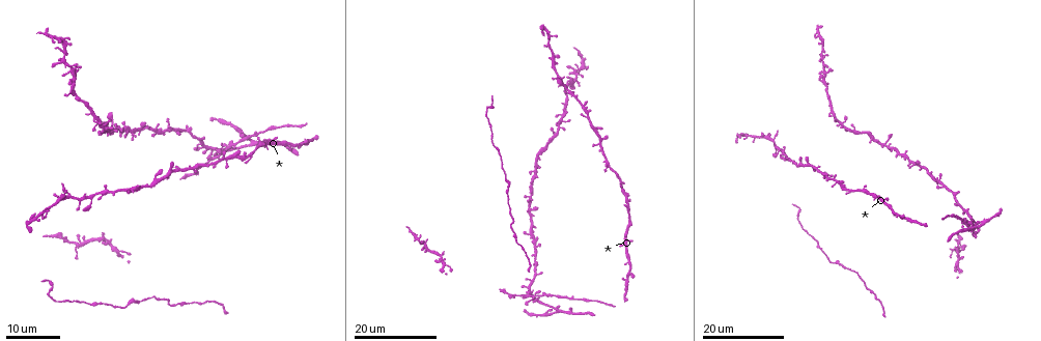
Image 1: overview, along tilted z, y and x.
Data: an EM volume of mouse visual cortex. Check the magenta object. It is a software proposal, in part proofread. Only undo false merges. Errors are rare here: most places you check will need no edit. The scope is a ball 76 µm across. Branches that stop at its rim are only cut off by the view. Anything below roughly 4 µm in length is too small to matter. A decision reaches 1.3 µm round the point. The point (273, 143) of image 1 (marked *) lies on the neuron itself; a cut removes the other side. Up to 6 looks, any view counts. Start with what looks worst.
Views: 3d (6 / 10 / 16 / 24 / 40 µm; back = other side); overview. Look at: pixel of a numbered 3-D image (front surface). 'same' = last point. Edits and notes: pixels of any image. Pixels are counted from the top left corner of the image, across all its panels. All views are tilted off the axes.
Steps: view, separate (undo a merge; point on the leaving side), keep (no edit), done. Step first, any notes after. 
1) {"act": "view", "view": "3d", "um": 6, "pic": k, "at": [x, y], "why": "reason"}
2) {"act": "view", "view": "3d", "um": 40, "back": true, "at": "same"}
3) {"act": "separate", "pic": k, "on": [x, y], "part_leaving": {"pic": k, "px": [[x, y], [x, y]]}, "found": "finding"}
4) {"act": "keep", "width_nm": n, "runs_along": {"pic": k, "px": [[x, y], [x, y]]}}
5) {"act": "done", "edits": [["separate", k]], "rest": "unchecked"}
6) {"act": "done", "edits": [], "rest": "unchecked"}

{"act": "view", "view": "3d", "um": 16, "pic": 1, "at": [540, 294], "why": "arms part here"}

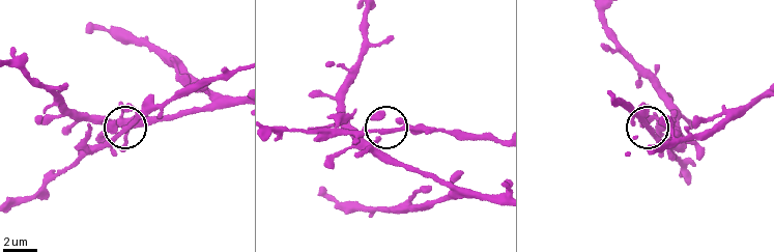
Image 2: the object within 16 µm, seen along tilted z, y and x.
{"act": "view", "view": "3d", "um": 10, "pic": 2, "at": [125, 128], "why": "zoom in"}

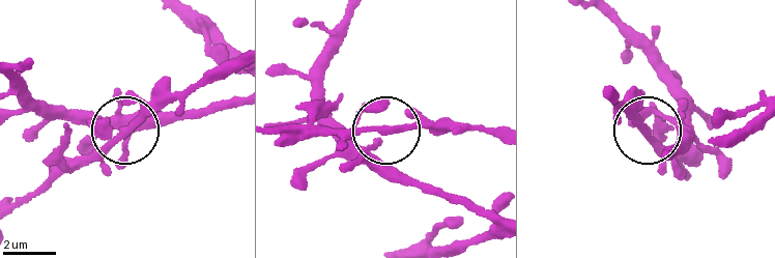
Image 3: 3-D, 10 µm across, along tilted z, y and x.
{"act": "keep", "width_nm": 280, "runs_along": {"pic": 3, "px": [[499, 136], [475, 127], [405, 125], [309, 136]]}, "found": "all the same neuron"}

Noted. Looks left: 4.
{"act": "view", "view": "3d", "um": 24, "pic": 1, "at": [80, 200], "why": "a fork"}

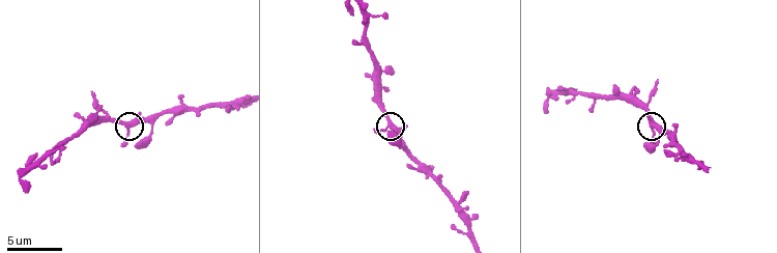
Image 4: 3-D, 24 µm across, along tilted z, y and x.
{"act": "view", "view": "3d", "um": 6, "pic": 4, "at": [126, 123]}

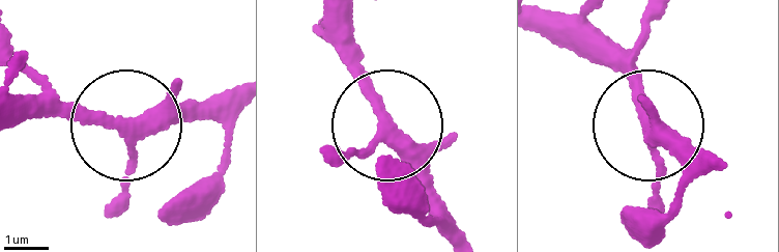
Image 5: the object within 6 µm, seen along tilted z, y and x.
{"act": "keep", "width_nm": 260, "found": "continuous, no second neuron"}

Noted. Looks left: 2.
{"act": "view", "view": "3d", "um": 24, "pic": 1, "at": [798, 206], "why": "thick turns thin"}

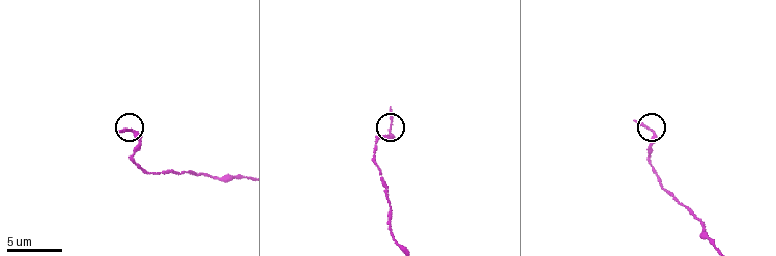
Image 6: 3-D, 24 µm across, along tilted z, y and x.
{"act": "view", "view": "3d", "um": 6, "pic": 6, "at": [390, 130], "why": "zoom in"}

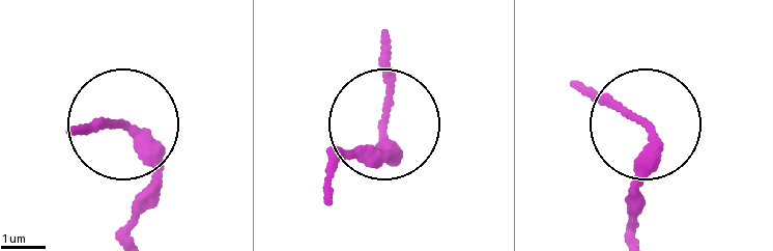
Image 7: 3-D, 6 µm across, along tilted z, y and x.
{"act": "keep", "found": "continuous, no second neuron"}

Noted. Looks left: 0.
{"act": "done", "edits": [], "rest": "unchecked"}

